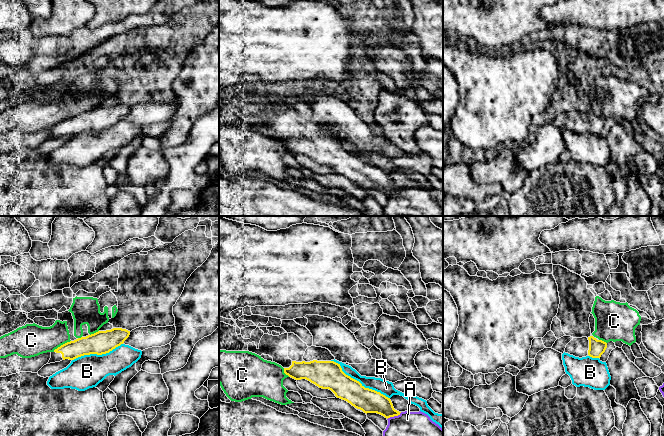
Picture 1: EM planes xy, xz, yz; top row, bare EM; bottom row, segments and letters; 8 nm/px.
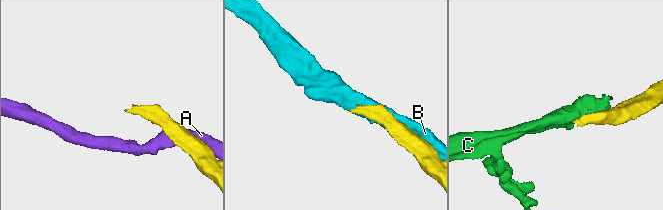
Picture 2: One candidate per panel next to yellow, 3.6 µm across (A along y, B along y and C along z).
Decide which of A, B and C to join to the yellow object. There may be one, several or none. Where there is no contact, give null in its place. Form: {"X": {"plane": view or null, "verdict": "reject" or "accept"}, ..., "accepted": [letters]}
{"A": {"plane": "xz", "verdict": "reject"}, "B": {"plane": "xz", "verdict": "reject"}, "C": {"plane": "xy", "verdict": "reject"}, "accepted": []}

